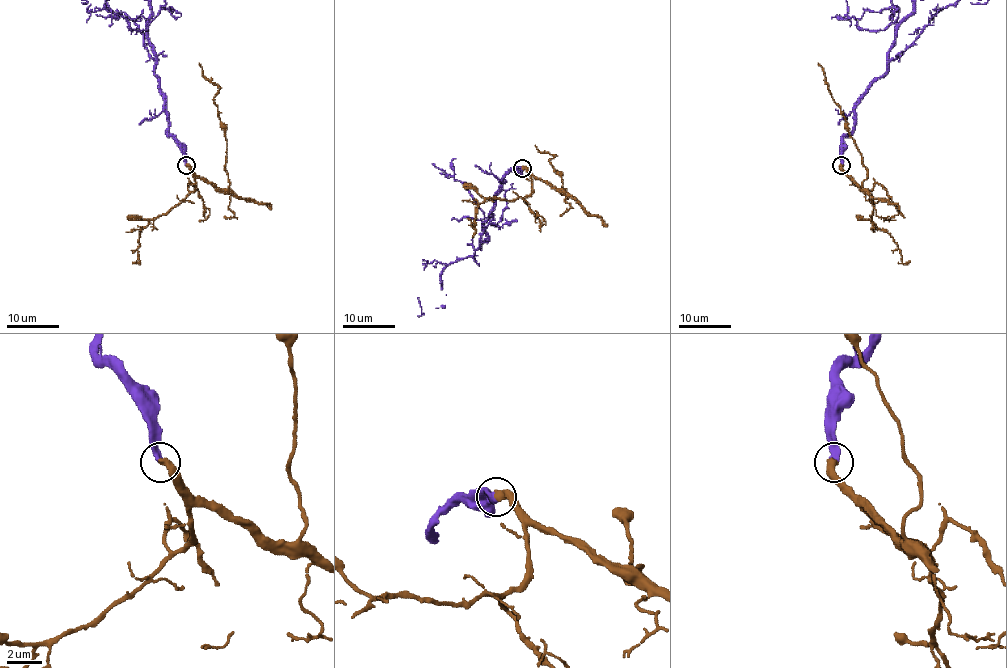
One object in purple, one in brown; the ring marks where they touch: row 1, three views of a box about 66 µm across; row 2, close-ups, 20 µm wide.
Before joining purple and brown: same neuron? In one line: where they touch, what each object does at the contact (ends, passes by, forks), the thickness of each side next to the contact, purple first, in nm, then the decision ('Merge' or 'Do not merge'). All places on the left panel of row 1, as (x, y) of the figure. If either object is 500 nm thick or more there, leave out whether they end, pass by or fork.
Place: (186, 165). At the ring purple ends. At the ring brown ends. Thickness 340 nm (purple) against 440 nm. Merge

